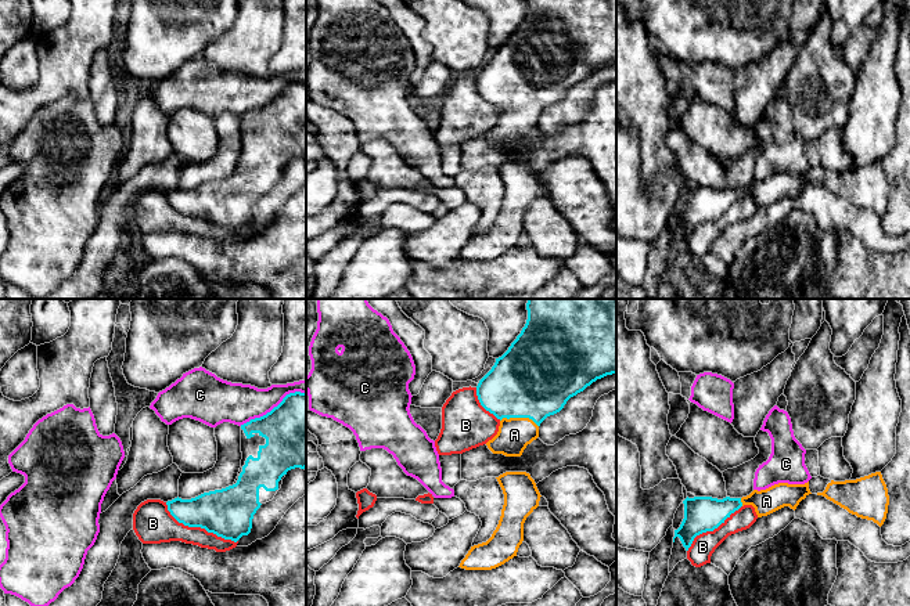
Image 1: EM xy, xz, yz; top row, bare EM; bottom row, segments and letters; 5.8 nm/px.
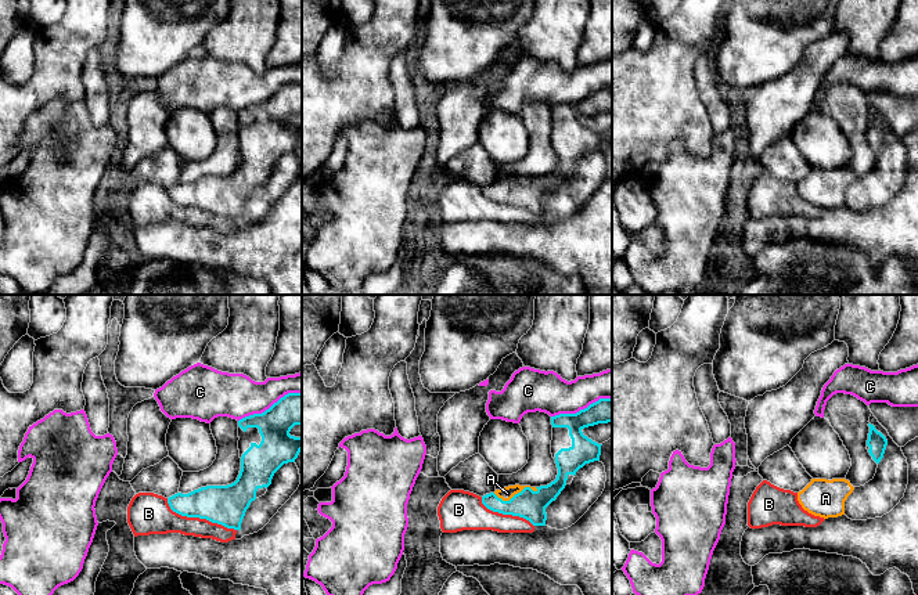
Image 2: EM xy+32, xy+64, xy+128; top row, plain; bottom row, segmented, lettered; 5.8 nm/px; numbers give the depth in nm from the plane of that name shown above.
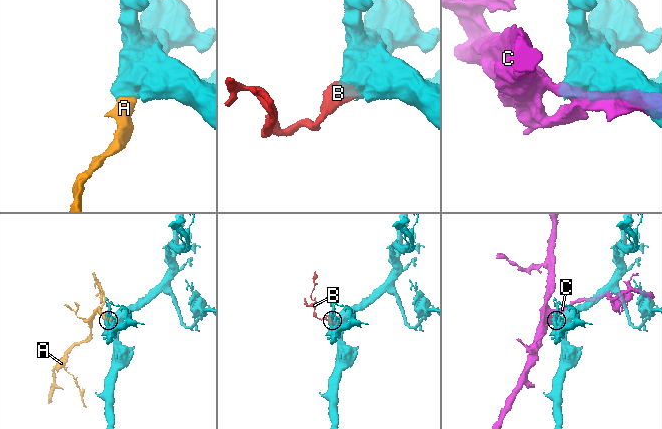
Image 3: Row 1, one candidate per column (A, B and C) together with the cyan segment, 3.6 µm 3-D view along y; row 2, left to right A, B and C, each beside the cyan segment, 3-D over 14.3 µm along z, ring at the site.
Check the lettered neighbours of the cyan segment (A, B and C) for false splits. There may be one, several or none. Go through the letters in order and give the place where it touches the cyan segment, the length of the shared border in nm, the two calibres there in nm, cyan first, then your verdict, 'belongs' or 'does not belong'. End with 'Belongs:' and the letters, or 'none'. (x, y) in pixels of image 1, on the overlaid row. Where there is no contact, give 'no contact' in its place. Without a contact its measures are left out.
A: contact xz (520, 417); length 220 nm; calibres 460 and 190 nm; belongs
B: contact xy (198, 526); length 480 nm; calibres 280 and 220 nm; does not belong
C: contact xy (273, 408); length 440 nm; calibres 440 and 240 nm; does not belong
Belongs: A

